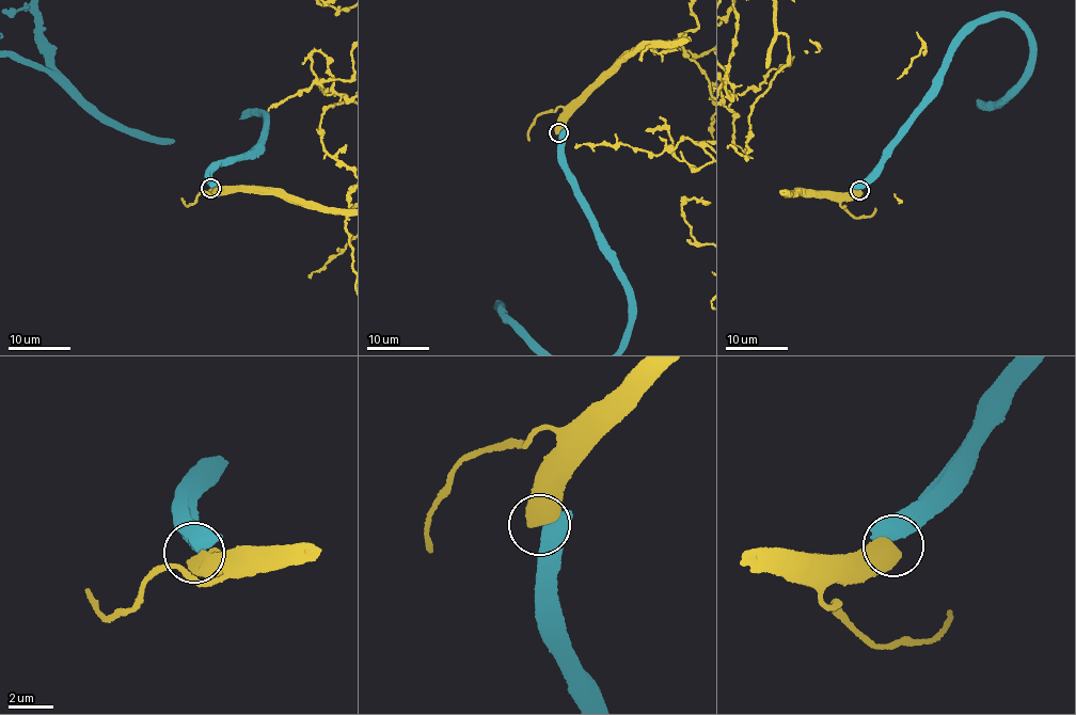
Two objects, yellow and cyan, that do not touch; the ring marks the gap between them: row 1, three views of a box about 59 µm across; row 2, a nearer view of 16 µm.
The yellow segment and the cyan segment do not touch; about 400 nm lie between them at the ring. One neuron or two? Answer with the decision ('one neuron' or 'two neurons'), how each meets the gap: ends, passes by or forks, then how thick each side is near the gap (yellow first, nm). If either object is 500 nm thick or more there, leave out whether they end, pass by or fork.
two neurons; 550 nm thick on the yellow side, 500 nm on the other

